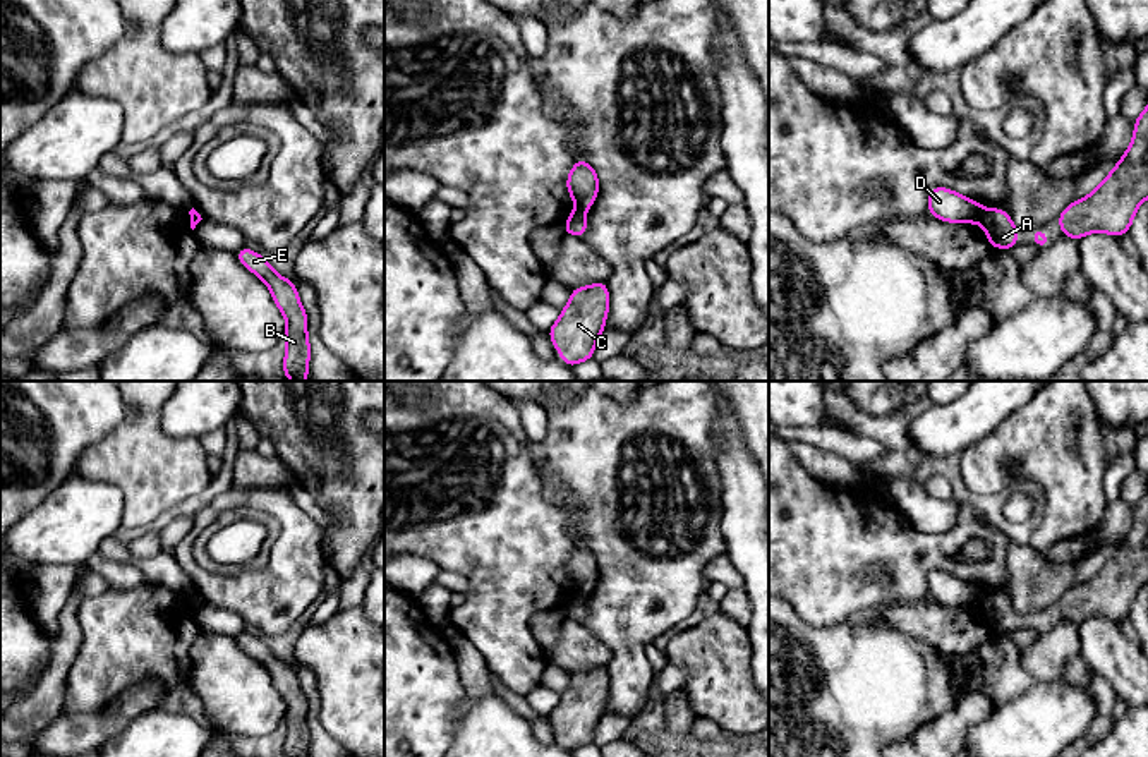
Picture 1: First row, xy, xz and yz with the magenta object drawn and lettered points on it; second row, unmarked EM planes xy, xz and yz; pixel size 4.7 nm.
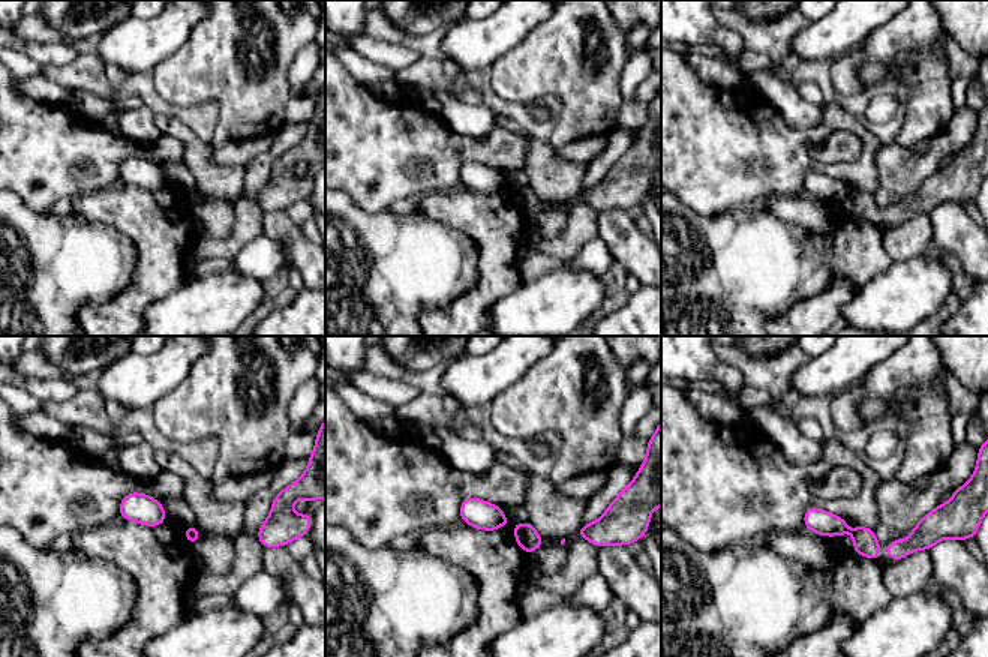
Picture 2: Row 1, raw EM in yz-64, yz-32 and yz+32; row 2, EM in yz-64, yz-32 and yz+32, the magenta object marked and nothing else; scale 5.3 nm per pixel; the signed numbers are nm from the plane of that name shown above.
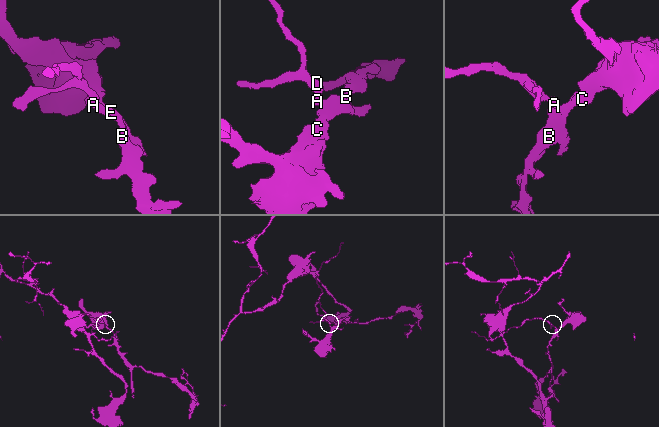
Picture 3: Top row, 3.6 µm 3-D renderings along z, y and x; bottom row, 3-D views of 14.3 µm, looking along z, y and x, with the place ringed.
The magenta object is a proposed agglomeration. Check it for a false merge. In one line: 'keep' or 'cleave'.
cleave

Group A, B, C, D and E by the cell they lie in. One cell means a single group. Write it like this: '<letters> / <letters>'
A B C E / D

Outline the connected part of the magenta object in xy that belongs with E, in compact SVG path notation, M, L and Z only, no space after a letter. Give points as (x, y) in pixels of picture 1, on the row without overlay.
M247 632L237 635L235 640L242 651L264 664L273 678L275 688L287 704L283 757L307 757L311 728L307 724L307 699L299 685L297 669L280 661L264 640Z

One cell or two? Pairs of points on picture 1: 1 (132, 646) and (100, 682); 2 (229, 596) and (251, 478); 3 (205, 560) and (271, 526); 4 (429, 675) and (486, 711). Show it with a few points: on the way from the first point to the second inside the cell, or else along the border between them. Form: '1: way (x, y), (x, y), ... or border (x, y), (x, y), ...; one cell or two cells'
1: way (124, 654), (105, 673); one cell
2: border (232, 486), (241, 490), (283, 490), (289, 495); two cells
3: way (205, 538), (223, 519), (234, 514), (249, 514); one cell
4: border (464, 694), (459, 704), (455, 735); two cells

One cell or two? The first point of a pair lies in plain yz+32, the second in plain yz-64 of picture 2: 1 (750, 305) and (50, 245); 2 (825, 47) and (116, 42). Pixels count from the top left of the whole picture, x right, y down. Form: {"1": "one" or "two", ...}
{"1": "one", "2": "one"}

